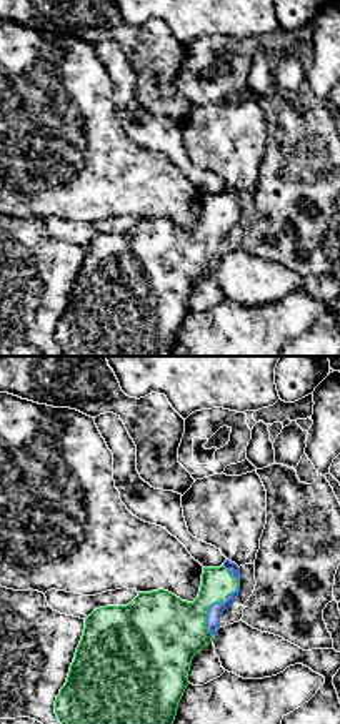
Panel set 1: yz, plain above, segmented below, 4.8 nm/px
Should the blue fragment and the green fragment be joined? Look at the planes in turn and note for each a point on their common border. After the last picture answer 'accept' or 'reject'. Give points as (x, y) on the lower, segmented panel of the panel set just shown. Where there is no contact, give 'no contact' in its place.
(210, 606)

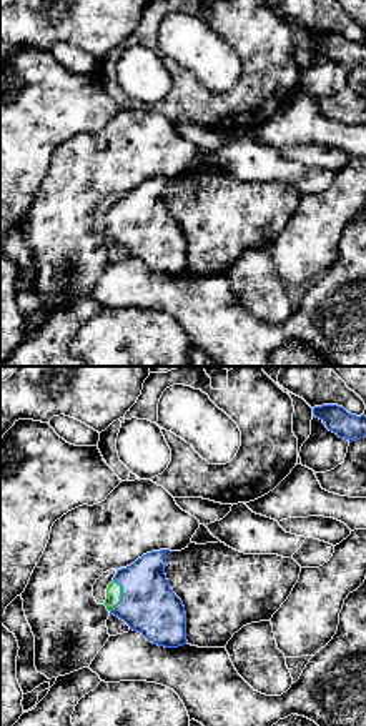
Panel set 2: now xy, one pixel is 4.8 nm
(122, 596)

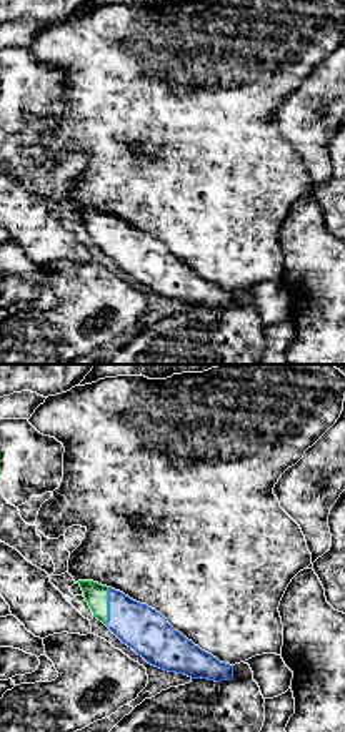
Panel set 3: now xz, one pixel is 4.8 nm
(109, 606)

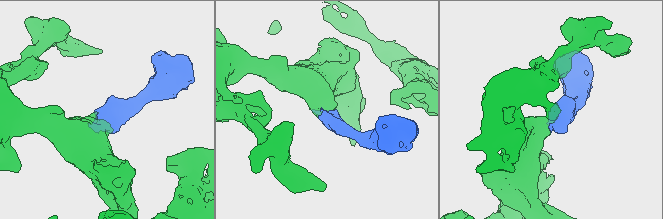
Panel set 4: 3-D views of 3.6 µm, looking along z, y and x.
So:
accept

